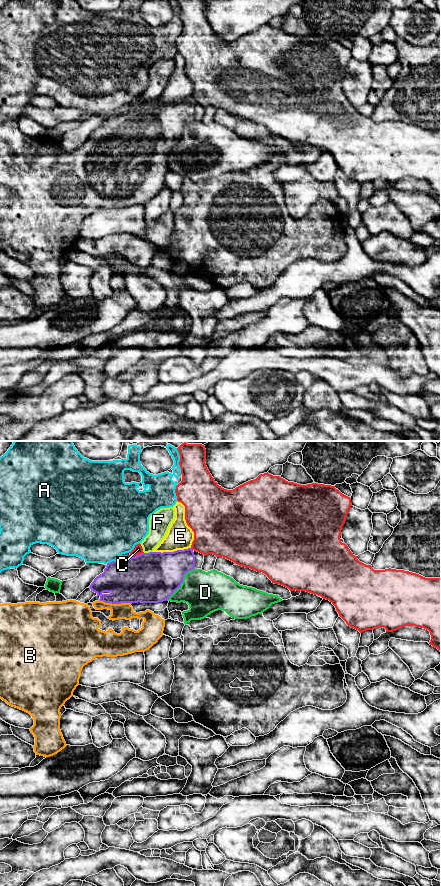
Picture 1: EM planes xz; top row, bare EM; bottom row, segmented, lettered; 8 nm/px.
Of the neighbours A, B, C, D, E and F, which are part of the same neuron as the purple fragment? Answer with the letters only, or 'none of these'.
B

